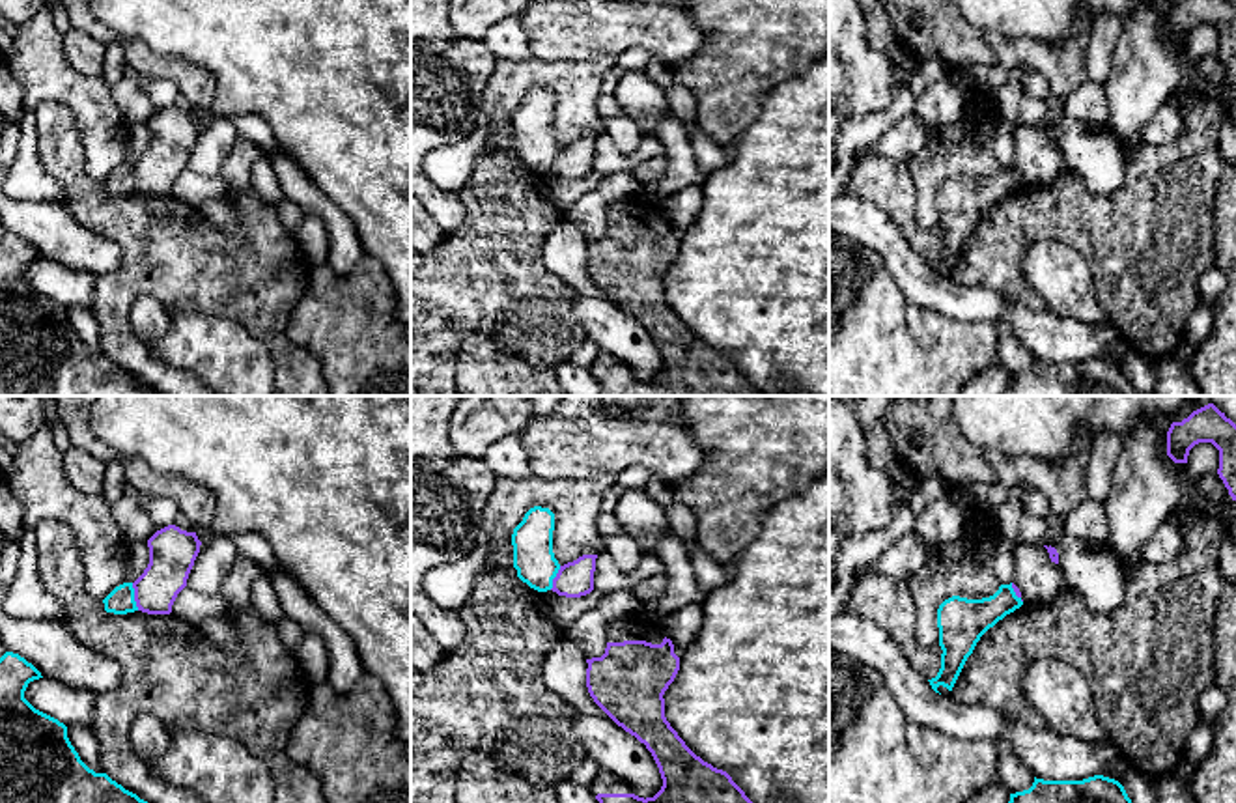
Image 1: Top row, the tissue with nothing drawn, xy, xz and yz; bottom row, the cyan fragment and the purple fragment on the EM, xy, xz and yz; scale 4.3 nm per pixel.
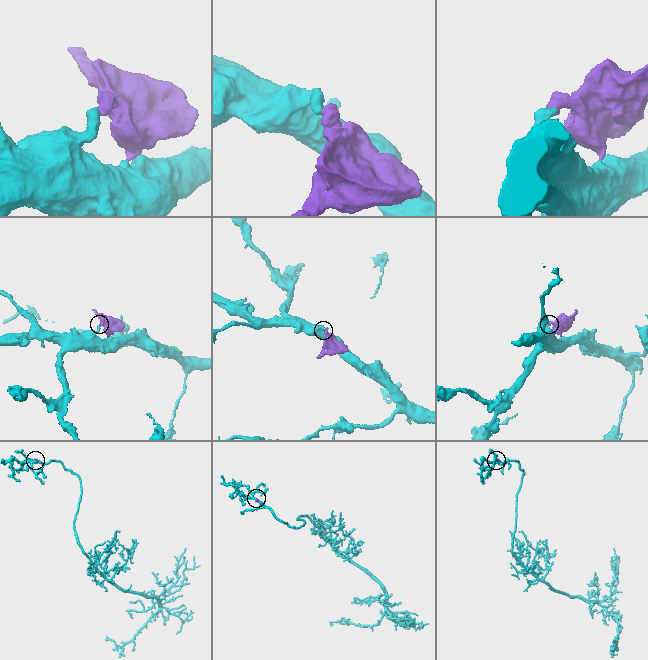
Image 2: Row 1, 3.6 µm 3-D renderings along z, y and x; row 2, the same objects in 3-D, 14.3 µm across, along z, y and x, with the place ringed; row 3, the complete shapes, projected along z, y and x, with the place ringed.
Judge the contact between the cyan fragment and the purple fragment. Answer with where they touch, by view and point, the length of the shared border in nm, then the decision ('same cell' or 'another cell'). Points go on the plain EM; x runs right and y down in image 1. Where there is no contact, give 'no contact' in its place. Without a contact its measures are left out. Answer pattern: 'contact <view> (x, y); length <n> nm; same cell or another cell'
contact xy (133, 178); length 120 nm; another cell

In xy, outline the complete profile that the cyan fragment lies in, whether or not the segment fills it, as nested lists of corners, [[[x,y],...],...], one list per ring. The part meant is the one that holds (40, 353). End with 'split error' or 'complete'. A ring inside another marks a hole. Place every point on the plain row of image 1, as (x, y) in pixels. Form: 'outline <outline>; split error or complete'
outline [[[19,235],[0,239],[0,396],[155,396],[153,387],[90,351],[71,327],[67,308],[24,280],[28,265],[39,260]]]; complete

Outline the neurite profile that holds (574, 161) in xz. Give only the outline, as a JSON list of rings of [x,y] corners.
[[[583,136],[560,148],[553,161],[553,174],[566,179],[581,179],[594,172],[594,153],[597,136]]]

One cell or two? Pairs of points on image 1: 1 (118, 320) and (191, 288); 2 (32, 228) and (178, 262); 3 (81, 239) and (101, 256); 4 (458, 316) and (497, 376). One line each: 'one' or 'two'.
1: one
2: two
3: one
4: two

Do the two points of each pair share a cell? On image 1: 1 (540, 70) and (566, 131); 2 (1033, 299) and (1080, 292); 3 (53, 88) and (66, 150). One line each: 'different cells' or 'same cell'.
1: same cell
2: different cells
3: different cells

